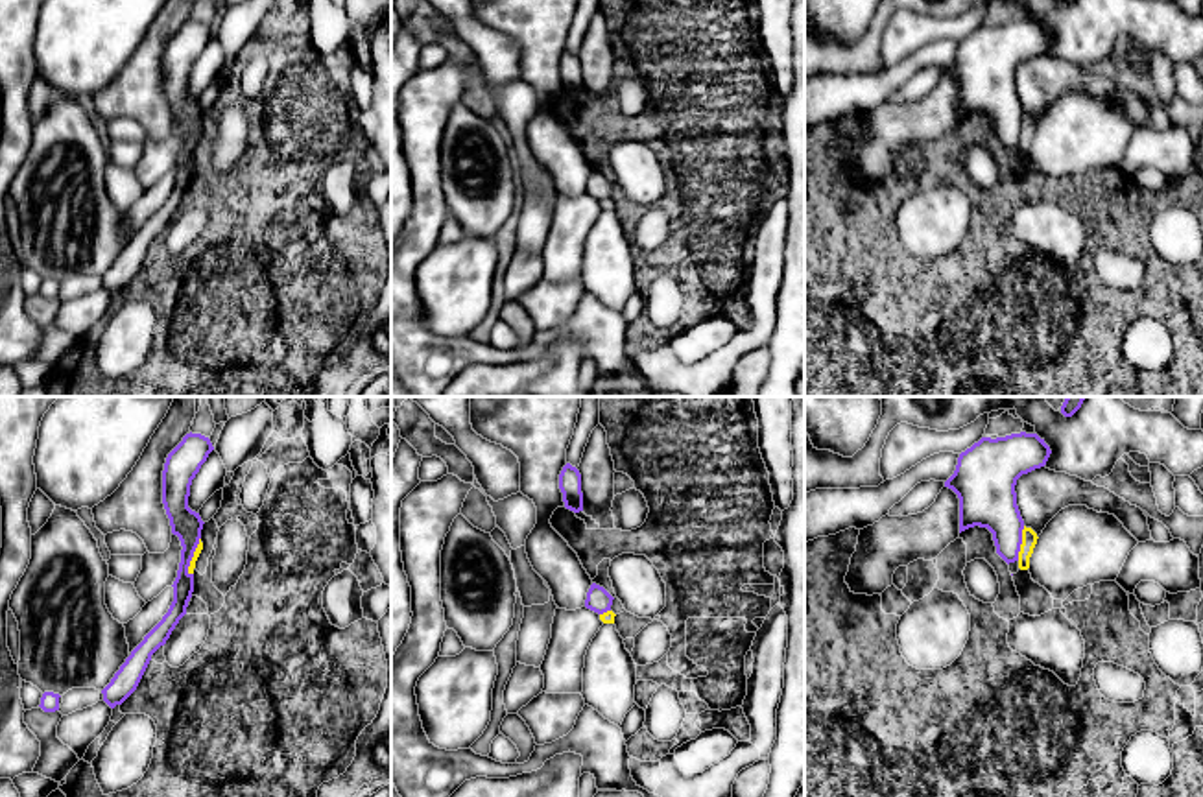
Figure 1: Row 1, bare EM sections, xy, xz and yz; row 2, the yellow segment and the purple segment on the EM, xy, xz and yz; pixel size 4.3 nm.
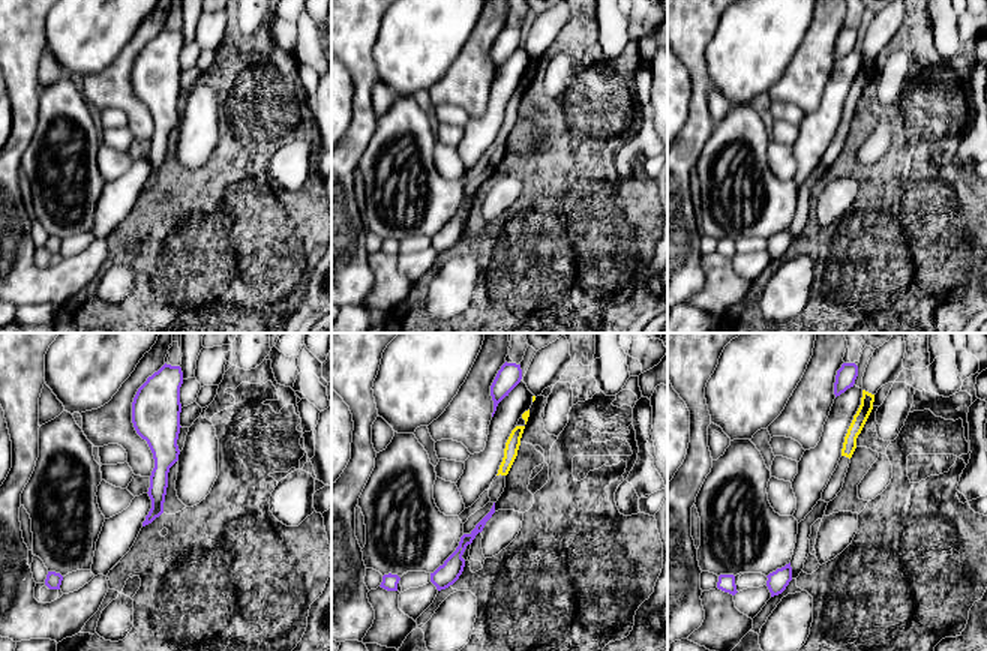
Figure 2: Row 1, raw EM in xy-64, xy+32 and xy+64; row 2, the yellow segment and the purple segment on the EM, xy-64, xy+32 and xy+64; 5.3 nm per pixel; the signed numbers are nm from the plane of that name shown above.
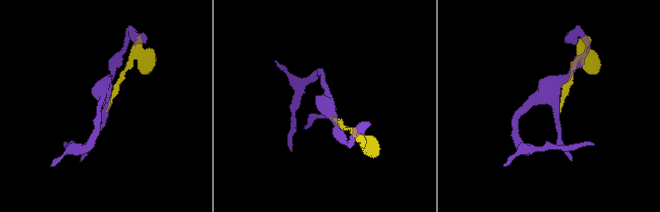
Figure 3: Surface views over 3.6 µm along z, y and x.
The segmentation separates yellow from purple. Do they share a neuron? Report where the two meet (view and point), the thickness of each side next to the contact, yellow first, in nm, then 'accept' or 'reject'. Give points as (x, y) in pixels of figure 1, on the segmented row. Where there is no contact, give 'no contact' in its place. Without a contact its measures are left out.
yz (1023, 543) | 70/240 nm | reject

